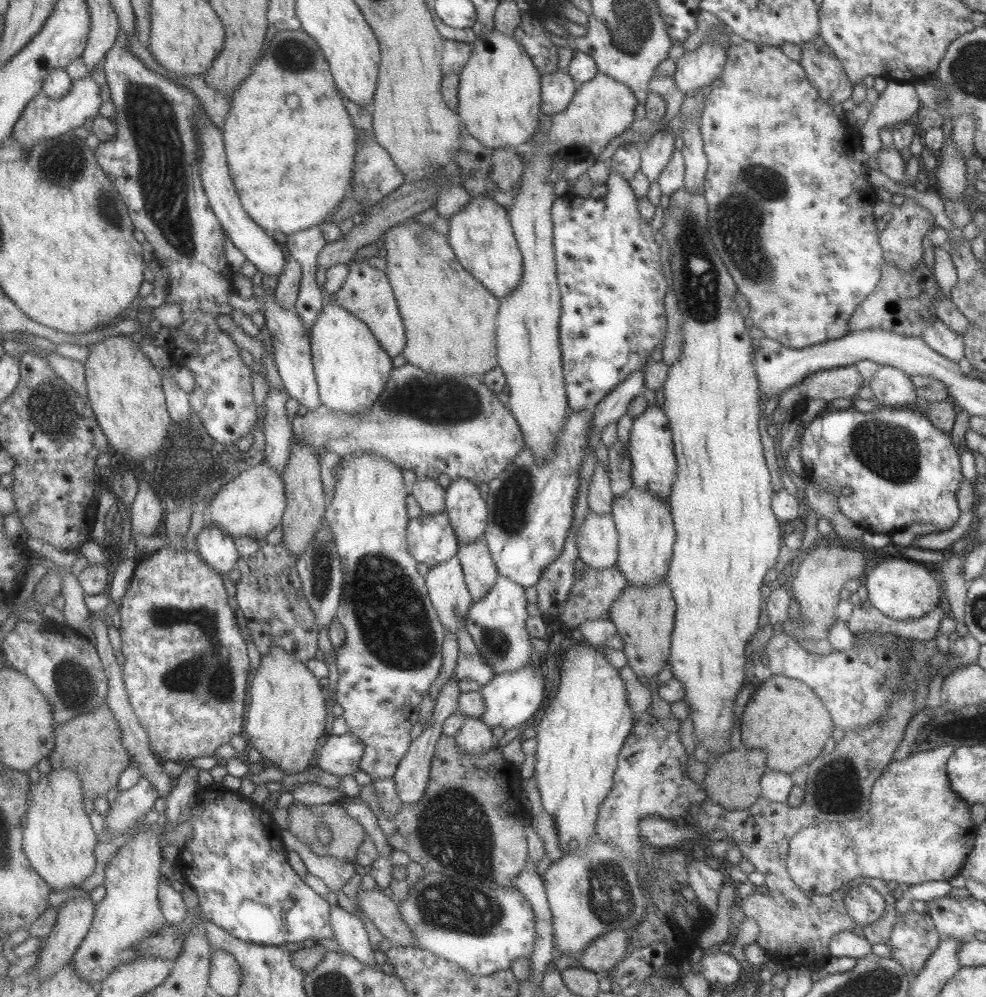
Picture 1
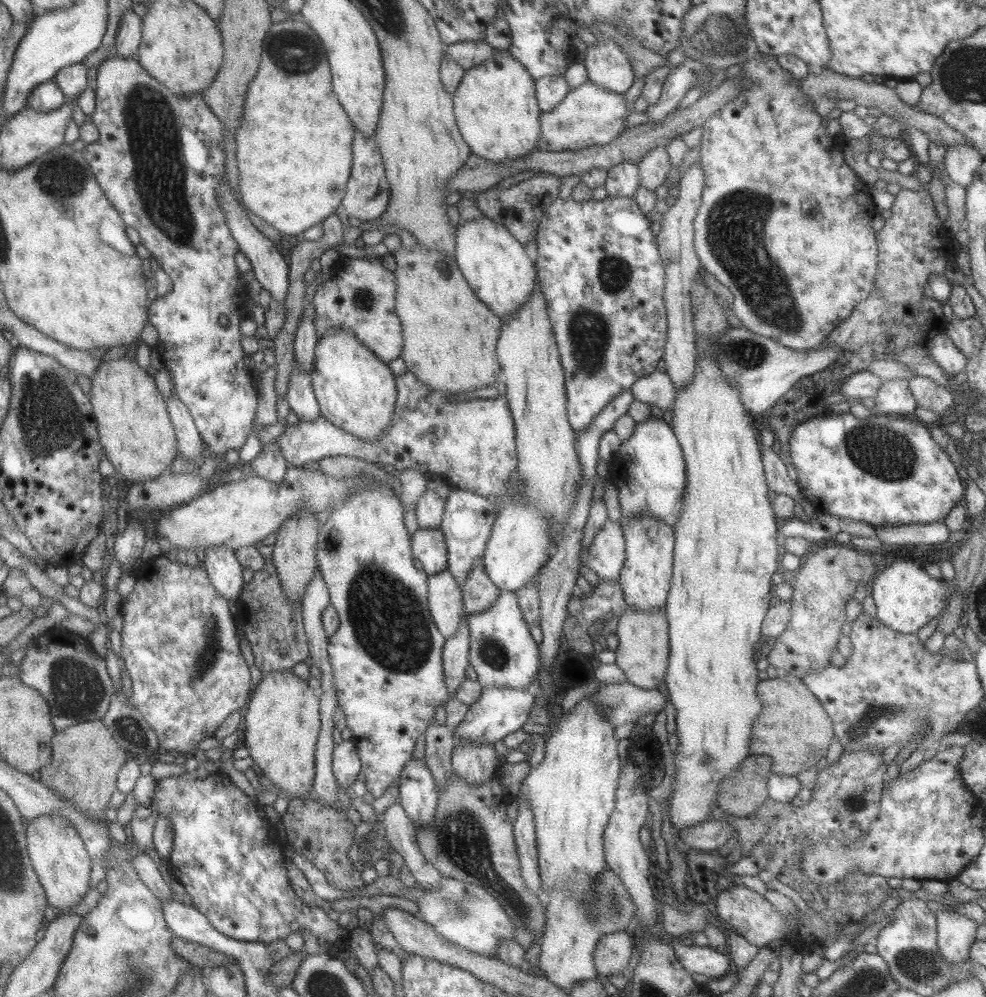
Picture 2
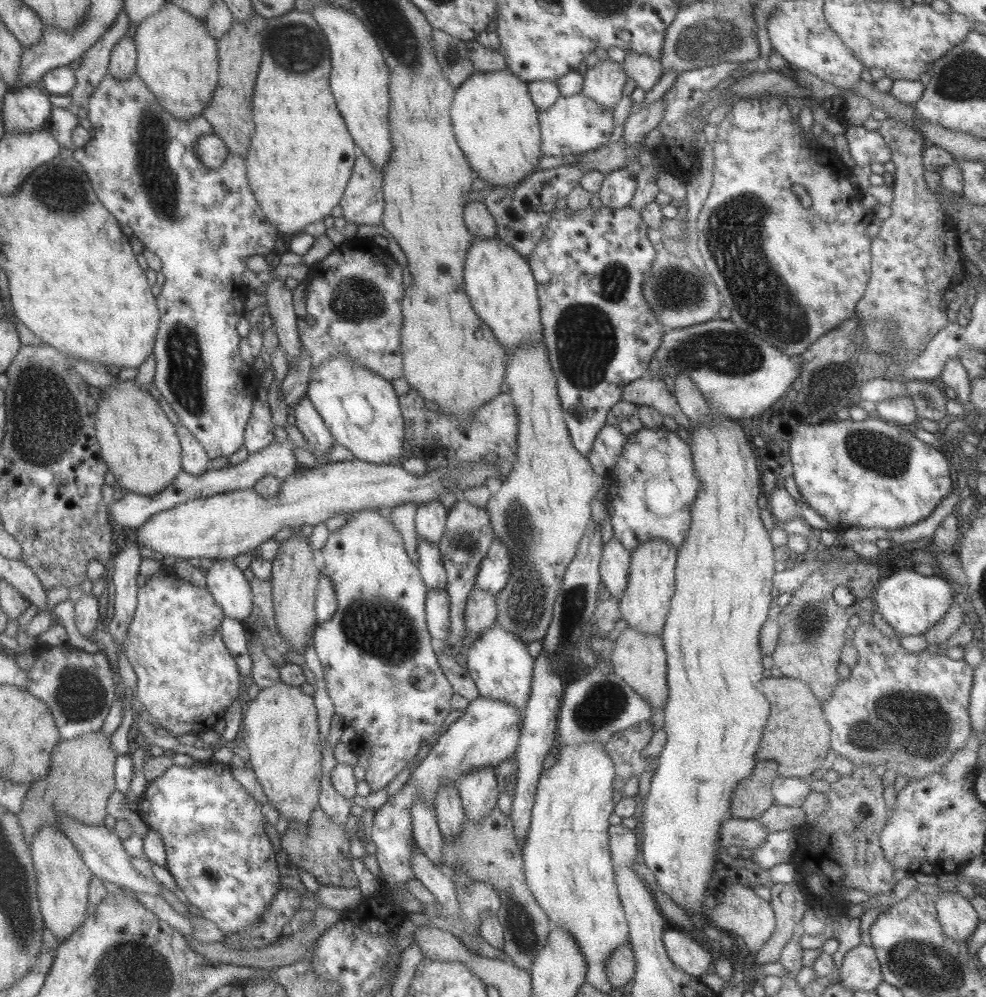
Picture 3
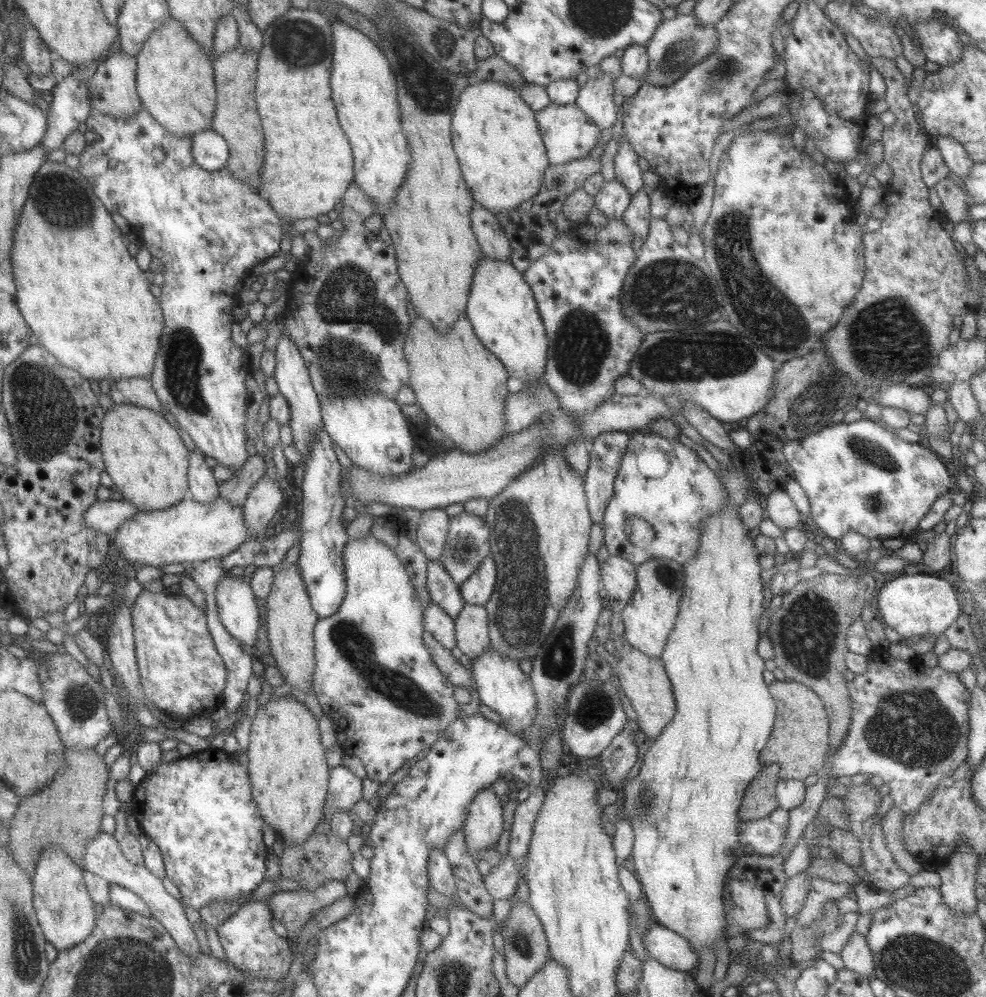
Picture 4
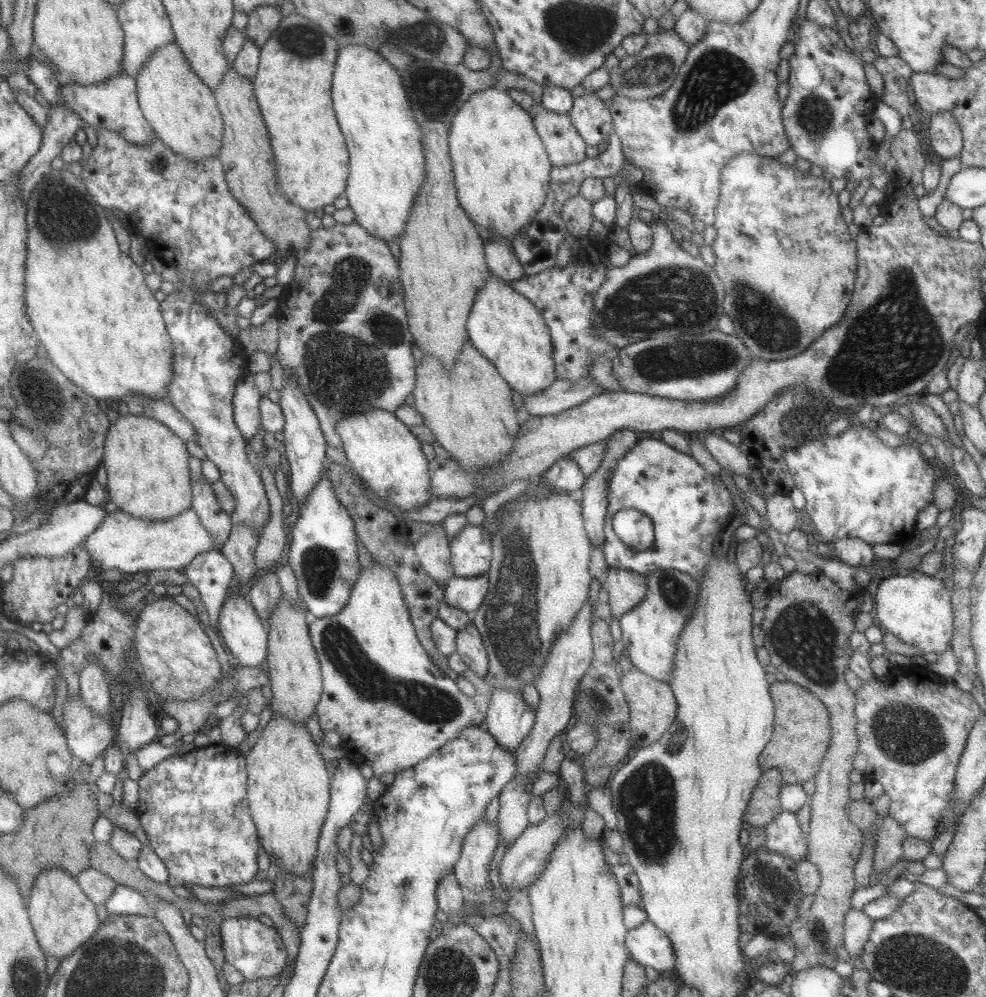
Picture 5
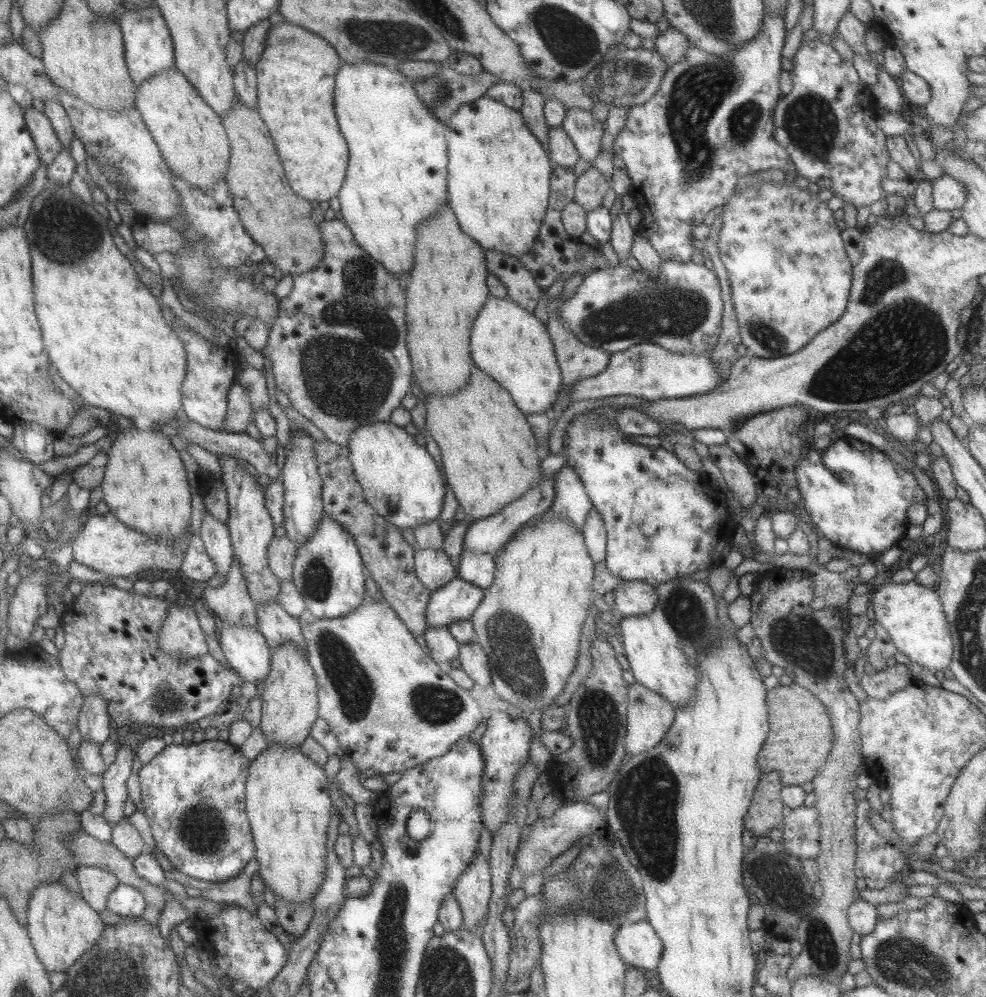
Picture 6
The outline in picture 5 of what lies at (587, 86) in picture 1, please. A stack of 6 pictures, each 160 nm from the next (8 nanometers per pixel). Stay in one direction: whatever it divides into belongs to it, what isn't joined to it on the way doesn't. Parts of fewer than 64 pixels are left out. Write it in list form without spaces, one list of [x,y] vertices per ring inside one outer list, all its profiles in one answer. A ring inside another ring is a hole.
[[[540,108],[532,123],[553,167],[581,162],[586,157],[587,145],[576,133],[568,113],[555,114]]]

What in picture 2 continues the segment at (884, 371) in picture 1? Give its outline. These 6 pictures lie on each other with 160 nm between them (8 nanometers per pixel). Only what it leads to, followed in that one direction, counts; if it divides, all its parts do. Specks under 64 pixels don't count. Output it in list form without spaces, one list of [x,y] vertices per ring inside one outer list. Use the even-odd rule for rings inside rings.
[[[903,378],[883,380],[873,401],[875,402],[874,415],[912,417],[917,408],[915,399],[908,388],[908,381]]]

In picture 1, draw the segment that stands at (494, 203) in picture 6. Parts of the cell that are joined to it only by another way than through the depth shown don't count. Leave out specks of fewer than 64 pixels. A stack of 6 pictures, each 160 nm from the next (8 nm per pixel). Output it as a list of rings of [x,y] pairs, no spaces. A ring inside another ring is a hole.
[[[492,30],[486,32],[475,43],[471,44],[471,55],[458,74],[457,100],[455,111],[469,136],[475,137],[489,150],[516,148],[530,140],[538,125],[540,74],[517,41],[511,36],[505,36],[496,30]]]

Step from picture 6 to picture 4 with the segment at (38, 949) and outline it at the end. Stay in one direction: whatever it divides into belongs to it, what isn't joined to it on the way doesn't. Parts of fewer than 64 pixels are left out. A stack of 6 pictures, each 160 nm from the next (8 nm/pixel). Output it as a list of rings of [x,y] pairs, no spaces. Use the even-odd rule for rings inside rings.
[[[46,846],[36,860],[31,878],[33,909],[46,943],[57,951],[81,943],[93,930],[96,913],[83,881],[83,871],[58,846]]]

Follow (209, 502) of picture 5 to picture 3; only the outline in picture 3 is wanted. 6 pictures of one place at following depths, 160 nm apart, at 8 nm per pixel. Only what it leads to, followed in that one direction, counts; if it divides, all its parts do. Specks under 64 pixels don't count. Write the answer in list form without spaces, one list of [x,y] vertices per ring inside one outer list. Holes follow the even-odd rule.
[[[177,422],[174,427],[181,448],[182,470],[191,477],[199,476],[208,471],[210,468],[209,460],[201,444],[197,443],[197,440],[189,433],[187,428],[183,427],[181,422]]]

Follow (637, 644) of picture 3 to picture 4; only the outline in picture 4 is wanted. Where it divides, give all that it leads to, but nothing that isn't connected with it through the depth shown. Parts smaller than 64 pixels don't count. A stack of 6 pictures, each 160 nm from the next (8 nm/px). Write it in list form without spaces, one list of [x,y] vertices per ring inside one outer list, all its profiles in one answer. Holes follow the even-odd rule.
[[[625,647],[621,659],[611,659],[618,671],[618,682],[628,698],[637,718],[638,730],[649,738],[661,734],[662,728],[673,718],[675,701],[669,679],[666,676],[662,660],[649,658],[632,647]]]

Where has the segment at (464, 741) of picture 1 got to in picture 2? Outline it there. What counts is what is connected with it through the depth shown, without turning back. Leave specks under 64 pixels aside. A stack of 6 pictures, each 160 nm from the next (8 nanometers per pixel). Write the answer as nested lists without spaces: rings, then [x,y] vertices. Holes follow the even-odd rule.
[[[460,740],[452,750],[450,761],[454,774],[469,786],[477,786],[496,777],[501,765],[493,745]]]

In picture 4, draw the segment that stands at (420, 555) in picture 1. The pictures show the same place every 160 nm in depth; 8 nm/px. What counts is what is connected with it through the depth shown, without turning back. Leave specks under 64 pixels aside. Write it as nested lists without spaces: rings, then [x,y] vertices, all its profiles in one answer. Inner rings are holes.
[[[438,560],[426,561],[426,589],[431,602],[436,604],[453,620],[458,617],[464,602],[459,594],[458,586]]]

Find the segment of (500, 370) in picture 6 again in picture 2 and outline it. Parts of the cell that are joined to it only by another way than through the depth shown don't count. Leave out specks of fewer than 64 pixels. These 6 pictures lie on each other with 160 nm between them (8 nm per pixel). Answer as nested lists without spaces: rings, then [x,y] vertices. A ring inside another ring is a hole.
[[[485,216],[460,221],[456,227],[455,238],[454,258],[465,282],[499,320],[507,320],[531,296],[536,282],[532,254],[502,224],[497,224]]]

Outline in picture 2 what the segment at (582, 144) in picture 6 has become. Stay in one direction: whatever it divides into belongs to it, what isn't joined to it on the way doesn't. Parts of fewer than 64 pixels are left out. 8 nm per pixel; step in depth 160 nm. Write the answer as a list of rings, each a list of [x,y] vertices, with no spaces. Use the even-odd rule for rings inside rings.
[[[602,34],[596,39],[595,45],[587,46],[583,57],[591,84],[615,94],[624,94],[633,84],[627,55]]]

